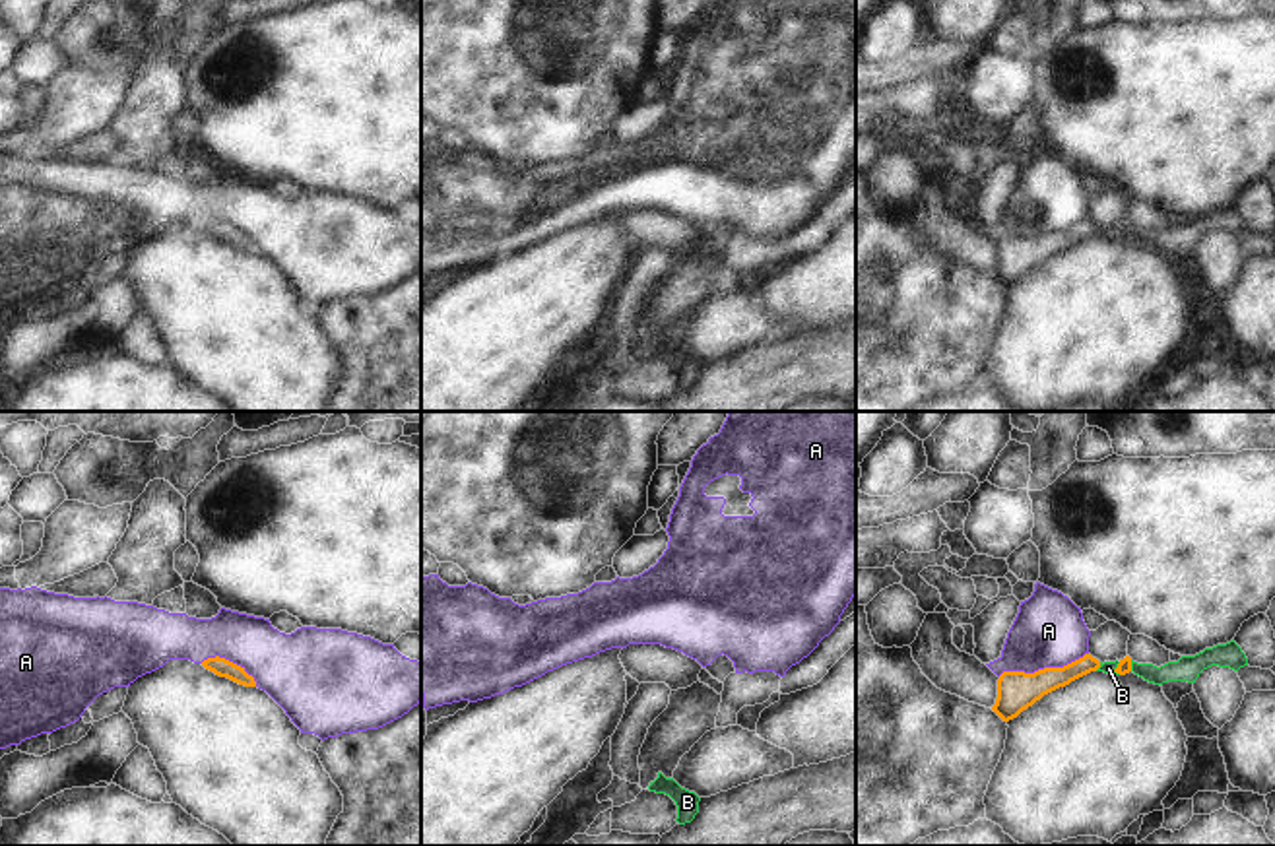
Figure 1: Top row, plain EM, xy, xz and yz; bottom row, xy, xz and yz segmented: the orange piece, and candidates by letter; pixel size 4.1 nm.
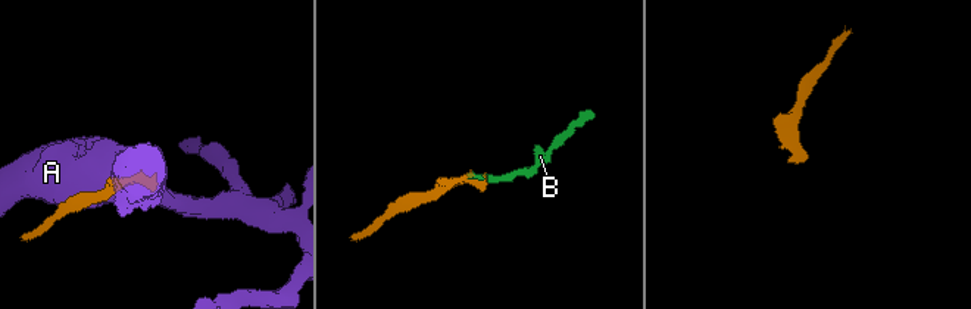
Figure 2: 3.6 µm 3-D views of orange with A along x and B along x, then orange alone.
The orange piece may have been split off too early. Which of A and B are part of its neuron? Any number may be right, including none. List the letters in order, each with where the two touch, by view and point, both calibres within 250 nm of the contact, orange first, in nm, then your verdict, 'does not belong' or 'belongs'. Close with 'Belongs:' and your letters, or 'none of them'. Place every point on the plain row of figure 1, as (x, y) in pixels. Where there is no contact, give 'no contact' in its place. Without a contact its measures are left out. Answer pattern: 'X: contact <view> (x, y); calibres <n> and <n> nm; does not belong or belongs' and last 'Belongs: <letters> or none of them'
A: contact yz (1045, 233); calibres 160 and 300 nm; does not belong
B: contact yz (1116, 233); calibres 60 and 50 nm; belongs
Belongs: B

